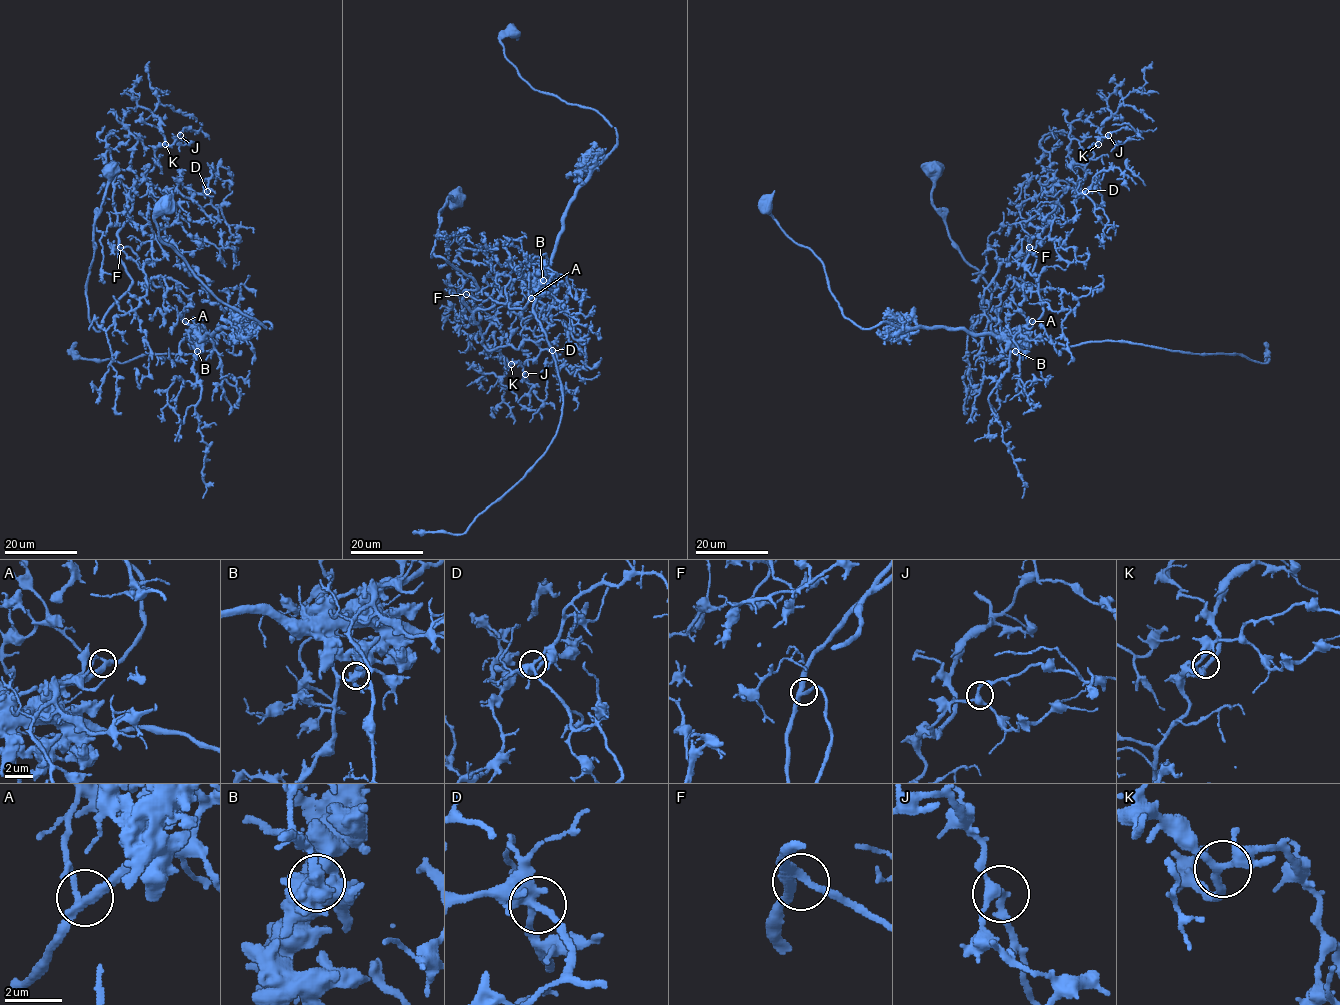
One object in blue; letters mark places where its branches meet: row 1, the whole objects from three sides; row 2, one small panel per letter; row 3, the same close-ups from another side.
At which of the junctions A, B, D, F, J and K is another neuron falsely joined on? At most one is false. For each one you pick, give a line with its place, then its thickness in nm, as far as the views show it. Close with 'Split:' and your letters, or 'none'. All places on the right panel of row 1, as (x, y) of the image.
B: (1015, 351) | 480 nm
Split: B

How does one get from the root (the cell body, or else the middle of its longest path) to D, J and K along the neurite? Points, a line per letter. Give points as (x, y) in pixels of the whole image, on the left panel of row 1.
D: (111, 169), (86, 292), (97, 331), (132, 283), (117, 230), (136, 181), (169, 197), (207, 191)
J: (111, 169), (86, 292), (97, 331), (132, 283), (117, 230), (136, 181), (153, 167), (155, 149), (180, 135)
K: (111, 169), (86, 292), (97, 331), (132, 283), (117, 230), (136, 181), (165, 144)

